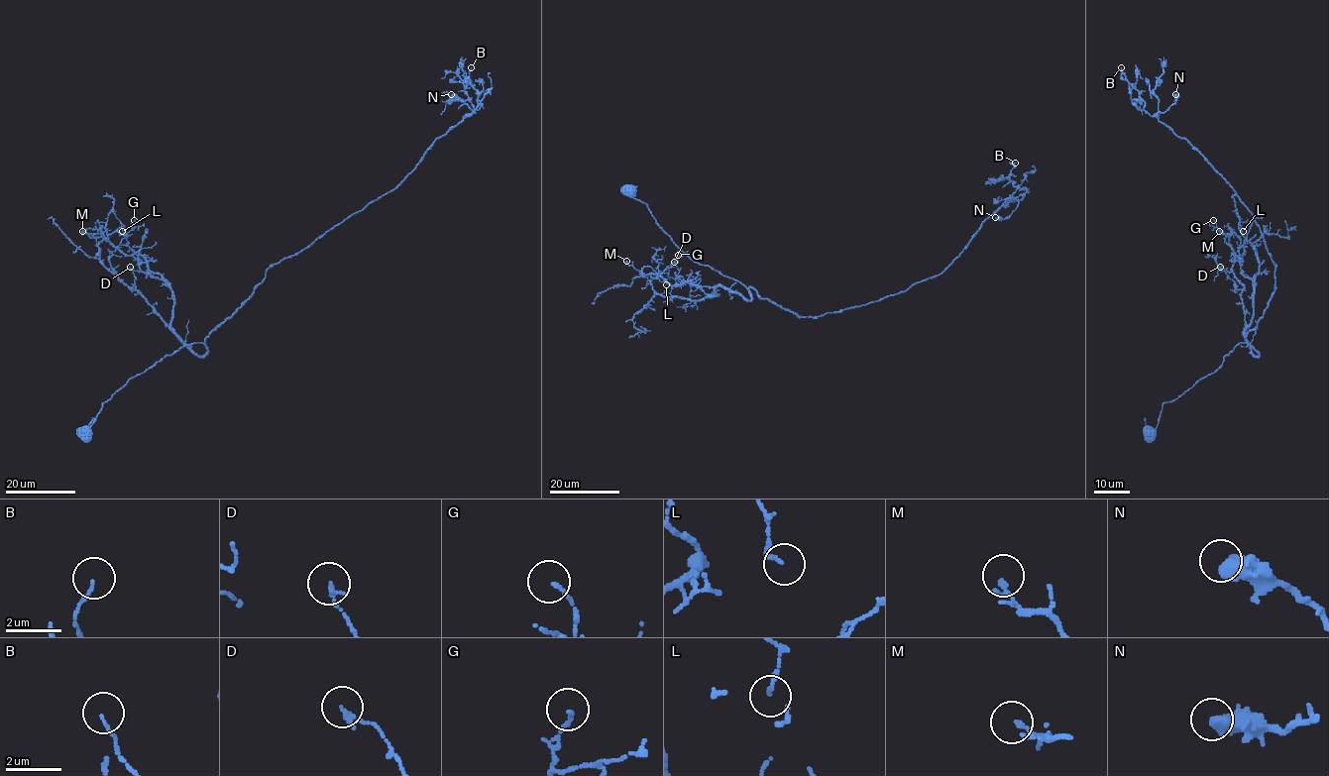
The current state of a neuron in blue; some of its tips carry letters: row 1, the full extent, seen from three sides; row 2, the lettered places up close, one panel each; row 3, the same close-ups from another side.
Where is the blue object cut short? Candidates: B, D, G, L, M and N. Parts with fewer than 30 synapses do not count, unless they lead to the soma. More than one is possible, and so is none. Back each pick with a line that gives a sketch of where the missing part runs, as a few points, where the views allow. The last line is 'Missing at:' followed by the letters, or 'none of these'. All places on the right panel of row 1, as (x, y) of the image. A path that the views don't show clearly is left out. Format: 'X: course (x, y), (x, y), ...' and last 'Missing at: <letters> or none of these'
N: course (1175, 94), (1162, 91), (1153, 96)
Missing at: N

